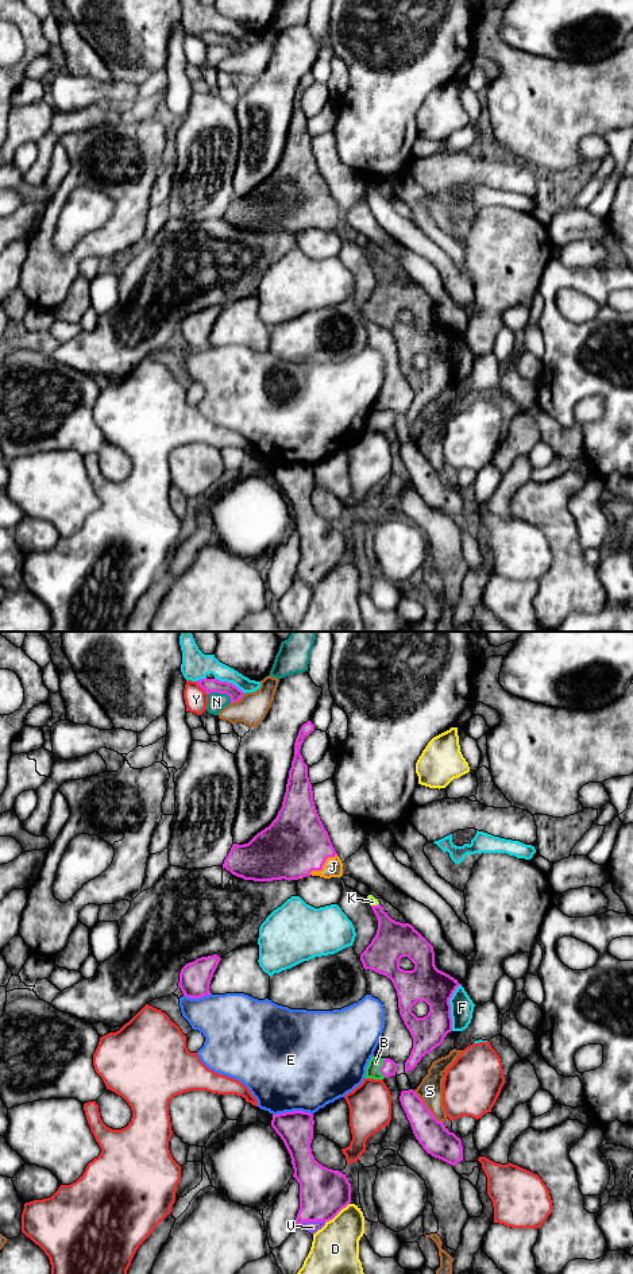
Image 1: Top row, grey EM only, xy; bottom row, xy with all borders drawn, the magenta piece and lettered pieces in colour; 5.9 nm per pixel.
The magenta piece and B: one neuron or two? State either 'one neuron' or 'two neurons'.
one neuron

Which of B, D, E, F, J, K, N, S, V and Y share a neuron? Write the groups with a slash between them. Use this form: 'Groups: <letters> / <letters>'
Groups: B J K V / D / E / F / N / S / Y

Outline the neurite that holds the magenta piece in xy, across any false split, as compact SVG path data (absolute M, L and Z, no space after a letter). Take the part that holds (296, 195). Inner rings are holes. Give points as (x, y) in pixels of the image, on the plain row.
M308 73L298 84L277 170L248 196L232 197L223 216L232 227L254 233L343 228L343 215L317 166L308 117L300 105L304 90L313 82Z

